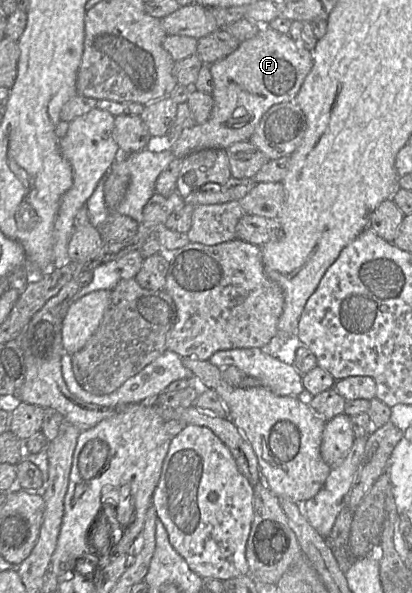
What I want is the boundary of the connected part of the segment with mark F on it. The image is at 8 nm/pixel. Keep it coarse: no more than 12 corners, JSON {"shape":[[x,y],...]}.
{"shape":[[263,26],[209,65],[209,119],[178,134],[175,158],[248,141],[294,101],[312,54]]}

